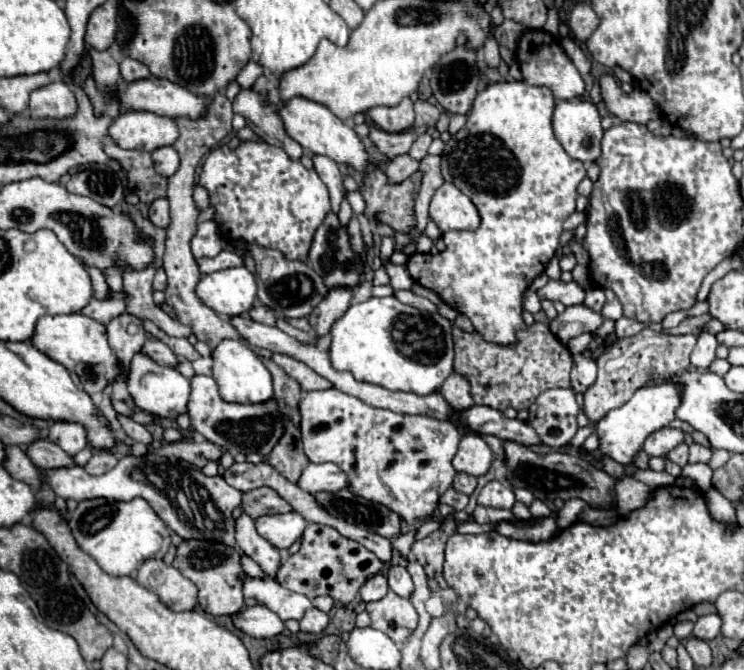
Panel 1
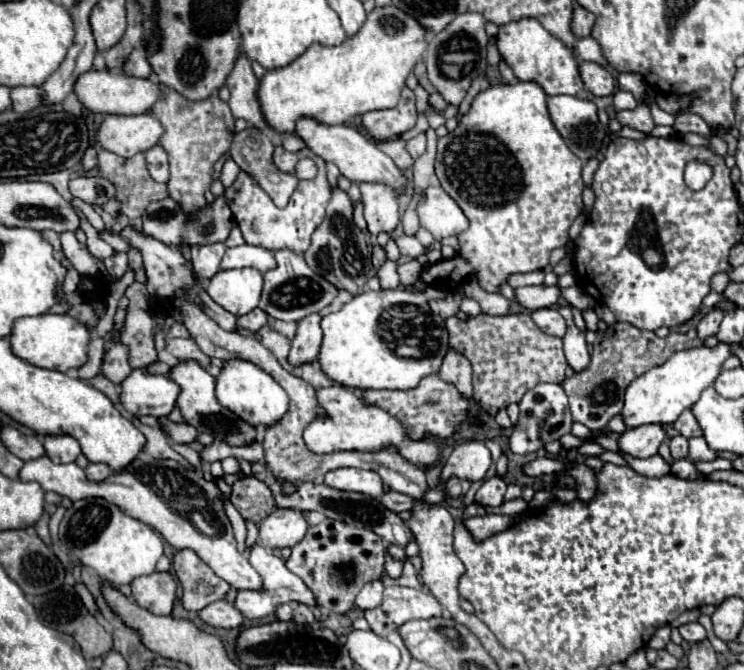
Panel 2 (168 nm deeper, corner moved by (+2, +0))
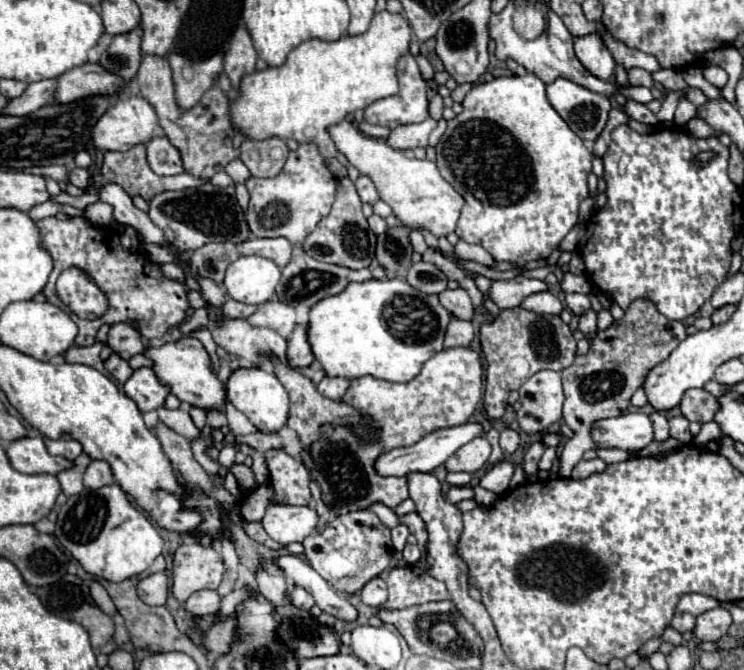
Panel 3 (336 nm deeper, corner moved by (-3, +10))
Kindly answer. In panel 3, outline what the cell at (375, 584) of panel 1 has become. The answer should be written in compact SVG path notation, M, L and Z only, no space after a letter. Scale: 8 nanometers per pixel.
M373 578L369 580L363 590L361 590L361 600L367 604L367 606L373 606L373 608L379 608L385 600L387 600L387 588L385 588L385 580L383 578Z

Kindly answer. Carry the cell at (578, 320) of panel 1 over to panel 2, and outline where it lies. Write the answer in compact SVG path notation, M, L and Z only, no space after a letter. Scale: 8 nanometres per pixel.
M556 308L536 310L536 312L532 312L532 320L536 322L536 326L540 326L540 330L544 330L550 336L564 338L564 334L566 334L566 320L558 314Z

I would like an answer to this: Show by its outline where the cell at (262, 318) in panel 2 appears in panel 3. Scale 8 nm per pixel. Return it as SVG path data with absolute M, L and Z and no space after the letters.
M229 298L223 306L221 306L225 318L245 318L245 316L251 316L255 312L255 306L249 306L249 304L243 304L243 302L237 302L233 298Z

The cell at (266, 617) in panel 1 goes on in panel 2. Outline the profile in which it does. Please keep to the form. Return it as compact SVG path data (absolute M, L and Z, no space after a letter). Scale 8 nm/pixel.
M226 600L212 602L212 606L206 606L198 614L206 624L210 624L214 628L240 628L246 620L244 614Z

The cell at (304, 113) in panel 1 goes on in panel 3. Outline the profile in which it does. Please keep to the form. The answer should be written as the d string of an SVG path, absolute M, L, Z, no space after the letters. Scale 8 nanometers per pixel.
M343 120L329 128L329 134L341 154L365 176L369 176L377 188L379 198L387 202L393 214L401 220L403 226L411 230L429 230L433 236L447 236L455 230L459 212L463 206L463 196L439 174L435 162L429 160L411 160L403 152L389 148L383 140L369 138L359 132L351 122Z

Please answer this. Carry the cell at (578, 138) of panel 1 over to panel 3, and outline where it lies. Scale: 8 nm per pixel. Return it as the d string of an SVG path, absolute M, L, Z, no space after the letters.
M565 78L547 84L547 98L551 98L551 106L585 142L593 142L601 134L611 110L607 96Z

